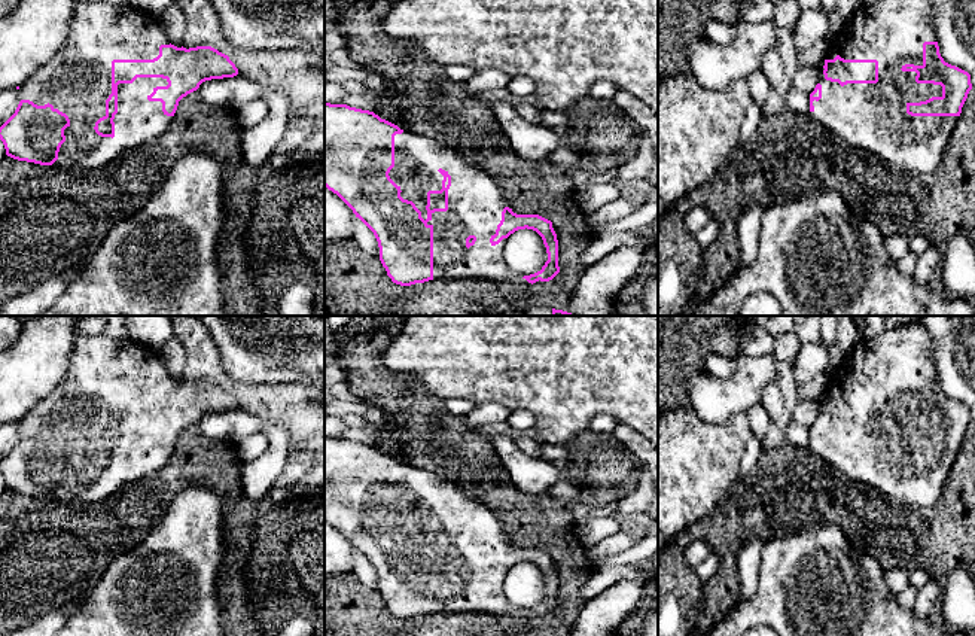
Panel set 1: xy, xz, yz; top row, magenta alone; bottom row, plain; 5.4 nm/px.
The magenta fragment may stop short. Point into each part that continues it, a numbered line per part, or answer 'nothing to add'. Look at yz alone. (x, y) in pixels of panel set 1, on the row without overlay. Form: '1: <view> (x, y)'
1: yz (873, 452)

